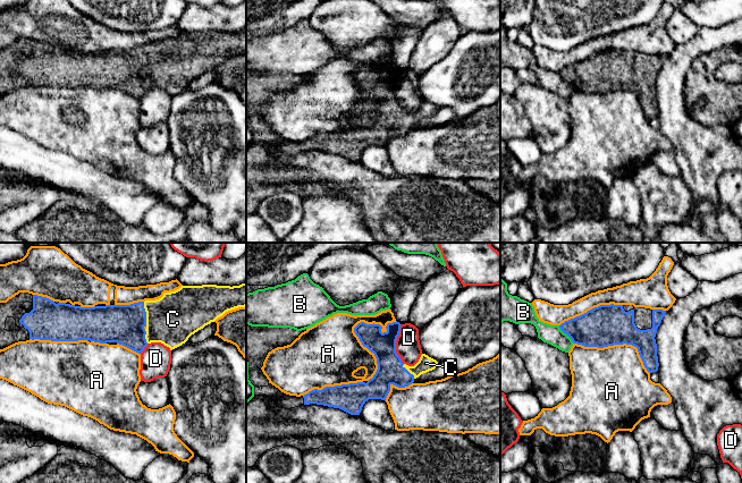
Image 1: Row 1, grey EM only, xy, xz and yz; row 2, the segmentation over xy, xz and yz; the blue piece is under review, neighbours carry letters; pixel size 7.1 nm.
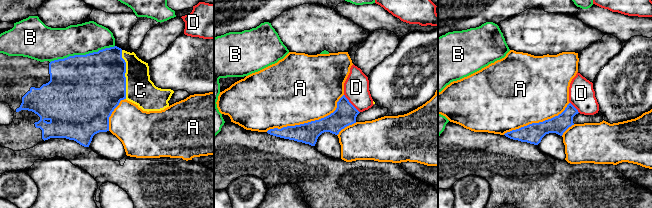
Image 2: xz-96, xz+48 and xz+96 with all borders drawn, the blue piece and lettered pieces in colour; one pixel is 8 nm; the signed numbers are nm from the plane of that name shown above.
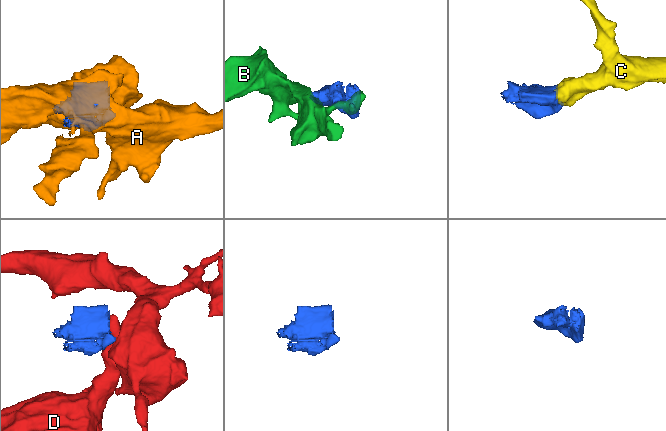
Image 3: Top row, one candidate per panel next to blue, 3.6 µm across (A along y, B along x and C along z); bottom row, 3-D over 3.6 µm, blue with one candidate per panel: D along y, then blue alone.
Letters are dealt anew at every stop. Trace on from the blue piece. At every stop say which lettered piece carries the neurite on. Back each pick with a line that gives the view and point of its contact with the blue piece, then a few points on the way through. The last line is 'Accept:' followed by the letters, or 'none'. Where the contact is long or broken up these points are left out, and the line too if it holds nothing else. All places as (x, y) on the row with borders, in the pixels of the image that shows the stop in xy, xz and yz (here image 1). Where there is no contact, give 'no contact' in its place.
C: xy (145, 314)
Accept: C

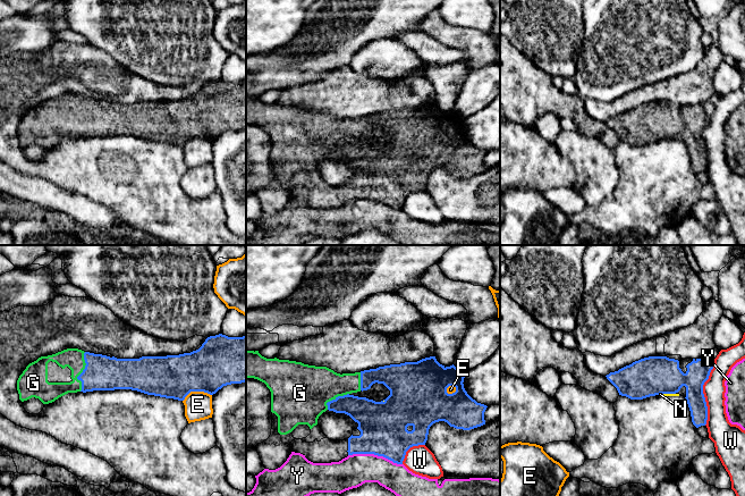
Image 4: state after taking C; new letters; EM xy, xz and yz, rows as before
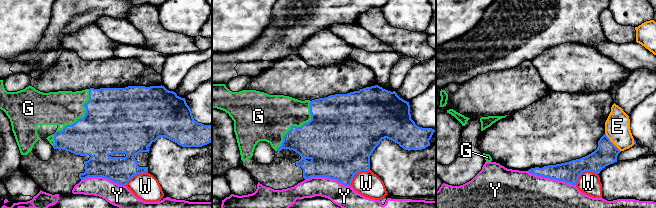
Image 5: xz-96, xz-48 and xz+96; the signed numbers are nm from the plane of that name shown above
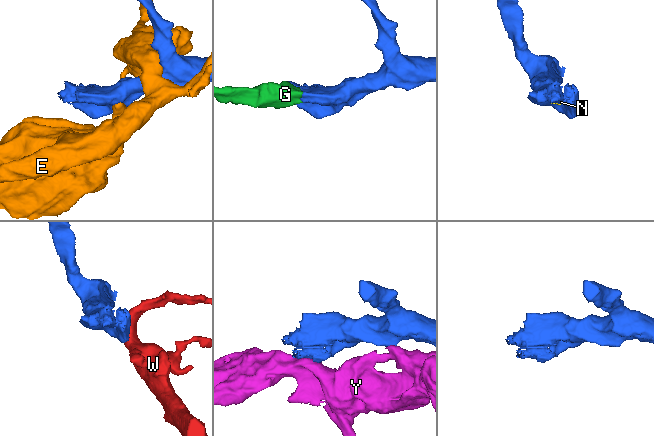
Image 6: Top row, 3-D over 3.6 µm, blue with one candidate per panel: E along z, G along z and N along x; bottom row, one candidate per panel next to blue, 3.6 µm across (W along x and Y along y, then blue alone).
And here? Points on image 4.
G: xy (83, 371)
Accept: G

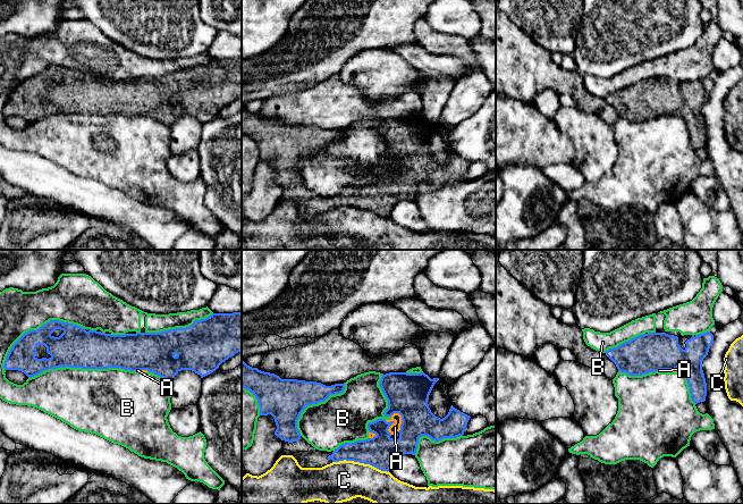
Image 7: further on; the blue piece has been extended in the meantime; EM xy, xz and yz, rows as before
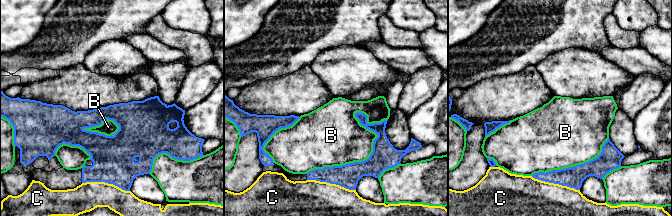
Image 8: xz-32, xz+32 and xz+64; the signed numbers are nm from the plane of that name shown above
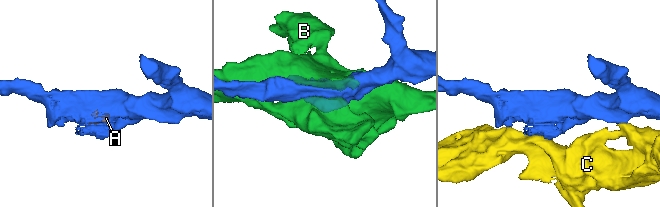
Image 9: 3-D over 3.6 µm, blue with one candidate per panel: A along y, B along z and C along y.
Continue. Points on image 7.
Accept: none

